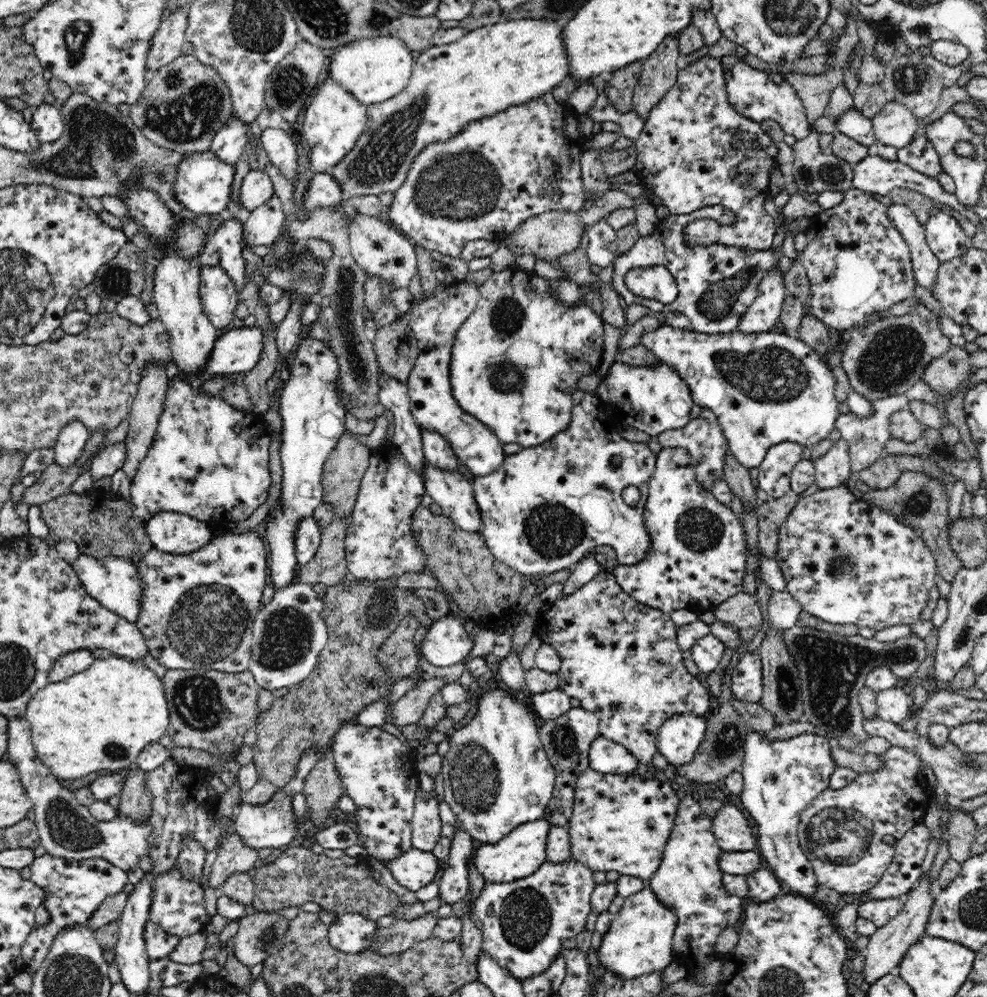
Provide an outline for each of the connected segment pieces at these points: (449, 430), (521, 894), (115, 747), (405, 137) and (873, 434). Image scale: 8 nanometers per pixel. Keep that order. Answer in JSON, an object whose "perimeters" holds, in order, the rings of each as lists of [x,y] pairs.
{"perimeters":[[[[460,281],[446,286],[444,291],[436,293],[433,297],[417,300],[410,308],[410,312],[402,315],[398,312],[397,318],[412,329],[417,340],[419,350],[416,362],[410,371],[407,388],[409,405],[412,416],[421,430],[433,430],[445,437],[452,450],[460,460],[460,464],[466,466],[474,476],[486,476],[501,466],[505,459],[503,442],[481,420],[475,419],[470,413],[466,413],[454,398],[450,382],[450,358],[452,358],[452,346],[462,323],[474,312],[479,301],[479,286],[471,282]]],[[[574,858],[561,863],[544,861],[534,875],[520,880],[485,883],[474,902],[473,912],[482,922],[482,952],[491,956],[502,968],[524,981],[534,974],[542,974],[561,952],[562,942],[574,938],[585,929],[587,918],[592,911],[591,896],[597,885],[593,871]]],[[[110,656],[66,680],[49,682],[24,713],[40,760],[56,778],[76,780],[100,770],[130,768],[146,744],[167,735],[169,705],[161,678],[146,665]]],[[[502,20],[500,23],[491,24],[488,26],[482,26],[482,28],[475,28],[472,31],[465,33],[462,38],[445,45],[433,45],[432,47],[421,51],[416,54],[415,63],[409,78],[409,83],[402,92],[396,96],[384,100],[378,104],[368,104],[368,123],[366,124],[365,132],[358,138],[354,149],[338,164],[334,164],[333,168],[328,172],[331,176],[340,184],[344,196],[362,196],[362,195],[379,195],[382,193],[390,192],[394,193],[398,191],[398,188],[402,187],[402,184],[406,181],[407,172],[410,171],[410,165],[412,161],[428,144],[434,144],[434,142],[442,142],[446,140],[452,140],[454,136],[458,136],[460,132],[468,124],[476,122],[476,120],[482,120],[482,118],[494,116],[498,112],[504,112],[512,105],[516,106],[524,104],[529,100],[542,96],[546,93],[552,93],[552,90],[556,86],[563,83],[565,78],[568,78],[568,72],[570,72],[570,63],[568,63],[568,51],[566,51],[566,45],[564,45],[564,39],[562,39],[562,32],[564,32],[564,24],[560,26],[556,20]]],[[[921,379],[905,394],[872,400],[874,412],[872,412],[870,416],[866,416],[866,418],[858,418],[844,408],[836,419],[835,428],[840,431],[841,438],[848,443],[851,472],[857,476],[860,471],[872,466],[878,459],[888,455],[884,445],[889,438],[892,438],[889,416],[893,412],[908,409],[911,401],[922,401],[924,403],[936,405],[936,403],[940,401],[940,398],[946,397],[934,391],[927,382]]]]}

